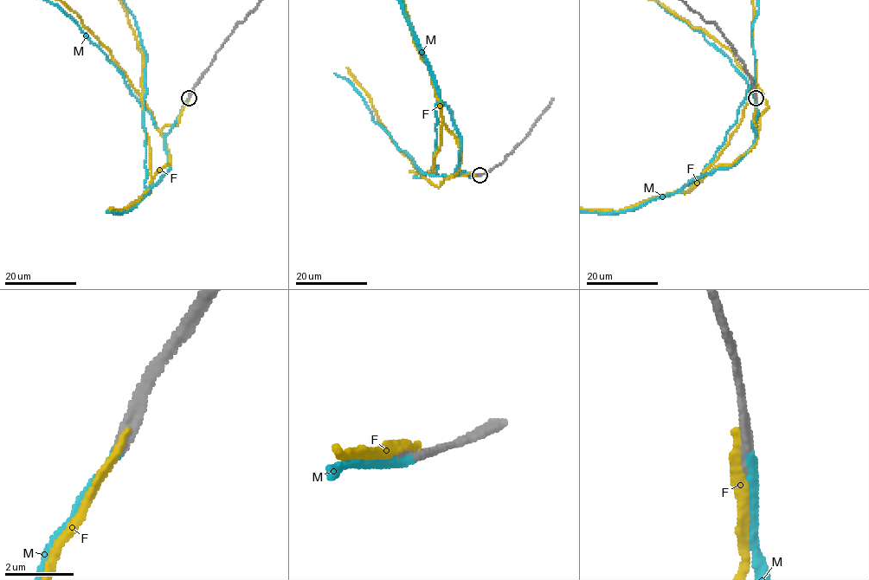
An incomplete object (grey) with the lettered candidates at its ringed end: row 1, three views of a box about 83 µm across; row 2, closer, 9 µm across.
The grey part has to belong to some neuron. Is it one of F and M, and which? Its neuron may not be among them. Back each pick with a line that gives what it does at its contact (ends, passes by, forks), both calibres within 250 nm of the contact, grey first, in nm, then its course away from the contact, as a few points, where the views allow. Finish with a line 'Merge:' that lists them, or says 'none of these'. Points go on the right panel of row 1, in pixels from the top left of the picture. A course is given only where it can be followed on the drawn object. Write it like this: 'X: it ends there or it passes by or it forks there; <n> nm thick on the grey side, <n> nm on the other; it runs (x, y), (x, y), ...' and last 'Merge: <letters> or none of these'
M: it ends there; 320 nm thick on the grey side, 280 nm on the other
Merge: M

